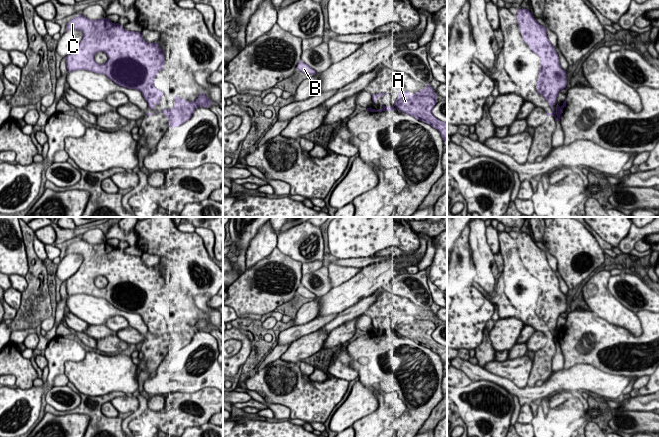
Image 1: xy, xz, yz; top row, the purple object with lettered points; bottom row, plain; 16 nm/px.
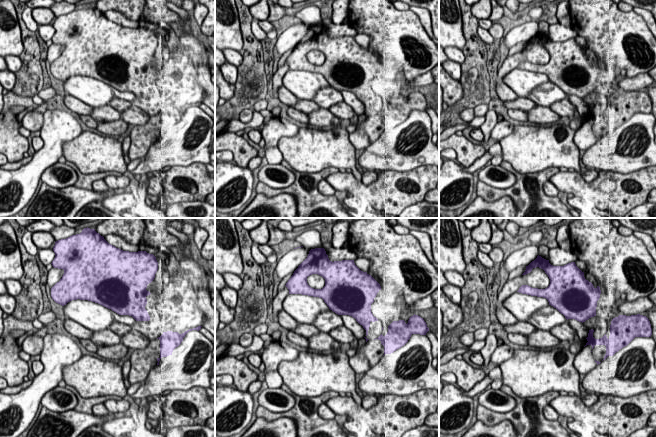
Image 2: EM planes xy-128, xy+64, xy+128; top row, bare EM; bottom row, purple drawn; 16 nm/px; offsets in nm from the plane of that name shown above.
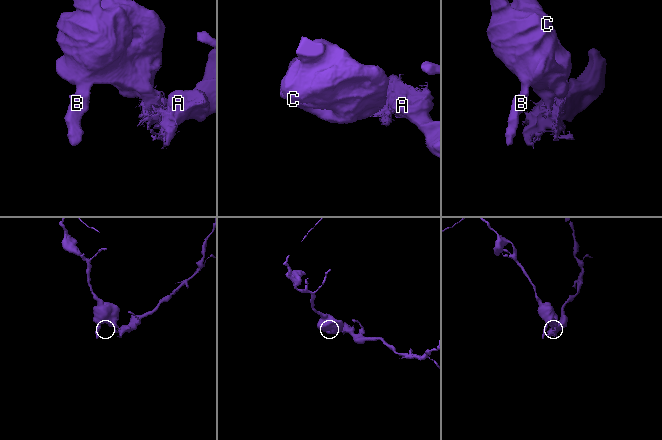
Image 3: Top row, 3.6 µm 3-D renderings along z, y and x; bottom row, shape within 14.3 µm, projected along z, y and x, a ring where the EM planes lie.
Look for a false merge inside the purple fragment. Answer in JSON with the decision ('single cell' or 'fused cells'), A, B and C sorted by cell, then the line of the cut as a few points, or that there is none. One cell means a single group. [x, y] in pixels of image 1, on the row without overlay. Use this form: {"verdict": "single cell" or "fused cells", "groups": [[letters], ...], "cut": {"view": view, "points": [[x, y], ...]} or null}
{"verdict": "fused cells", "groups": [["A"], ["B", "C"]], "cut": {"view": "xy", "points": [[148, 327], [149, 331]]}}

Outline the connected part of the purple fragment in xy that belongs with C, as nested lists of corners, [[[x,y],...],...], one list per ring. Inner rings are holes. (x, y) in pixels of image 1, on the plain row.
[[[80,238],[68,246],[66,255],[69,254],[82,255],[83,262],[77,272],[65,281],[68,296],[87,294],[104,298],[121,311],[139,314],[149,332],[155,333],[154,329],[158,329],[164,317],[154,310],[154,303],[164,292],[165,285],[165,278],[156,266],[147,267],[141,256],[124,253],[123,249],[112,247],[107,241],[90,244]],[[97,276],[104,276],[108,280],[106,287],[98,288],[95,285]]]

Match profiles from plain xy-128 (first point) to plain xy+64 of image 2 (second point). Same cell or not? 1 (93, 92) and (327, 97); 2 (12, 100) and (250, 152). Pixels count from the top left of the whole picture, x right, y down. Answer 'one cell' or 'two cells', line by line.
1: two cells
2: one cell

